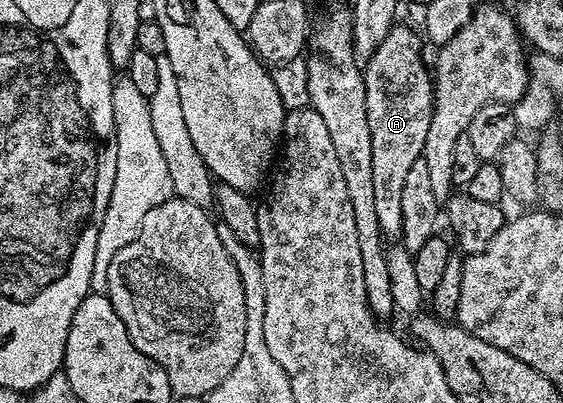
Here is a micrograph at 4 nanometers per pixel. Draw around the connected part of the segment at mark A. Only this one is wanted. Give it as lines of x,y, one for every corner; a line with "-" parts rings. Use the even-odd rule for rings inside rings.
402,25
392,27
381,45
377,45
377,49
366,59
363,67
365,109
369,113
369,133
373,137
373,201
377,208
377,221
387,237
402,236
401,188
405,186
405,176
409,174
413,161
423,158
425,137
429,137
429,125
435,112
433,75
428,64
427,67
423,64
424,44
421,42
420,32
416,28
415,31

